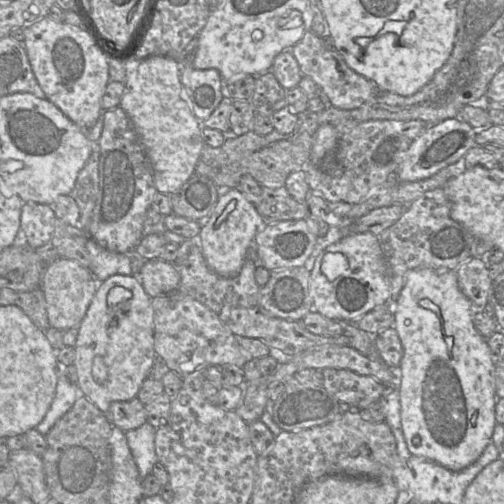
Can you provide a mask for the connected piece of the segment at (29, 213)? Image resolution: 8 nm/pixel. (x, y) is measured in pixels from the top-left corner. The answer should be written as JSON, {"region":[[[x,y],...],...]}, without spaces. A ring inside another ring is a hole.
{"region":[[[35,202],[23,203],[20,228],[24,231],[27,244],[31,248],[36,249],[51,242],[55,221],[55,213],[49,205]]]}

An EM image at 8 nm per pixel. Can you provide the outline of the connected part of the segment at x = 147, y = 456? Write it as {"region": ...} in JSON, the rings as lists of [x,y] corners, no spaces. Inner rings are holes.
{"region":[[[145,422],[139,428],[125,432],[141,479],[152,474],[153,466],[158,461],[155,450],[156,430],[153,425]]]}

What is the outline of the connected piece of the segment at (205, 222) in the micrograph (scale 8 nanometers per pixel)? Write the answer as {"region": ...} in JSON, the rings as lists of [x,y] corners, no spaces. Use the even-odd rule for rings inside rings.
{"region":[[[231,188],[219,197],[211,214],[198,222],[201,225],[201,251],[208,267],[220,276],[237,275],[246,259],[247,248],[256,236],[257,227],[261,222],[256,207],[238,189]]]}

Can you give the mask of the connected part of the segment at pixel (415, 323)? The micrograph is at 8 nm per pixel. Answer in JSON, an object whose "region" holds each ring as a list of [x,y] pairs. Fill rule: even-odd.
{"region":[[[417,268],[407,272],[404,285],[397,299],[397,310],[394,314],[394,329],[403,347],[403,357],[398,368],[398,388],[400,393],[400,417],[403,435],[410,453],[419,458],[427,458],[452,471],[460,471],[474,463],[483,453],[487,445],[492,441],[492,435],[496,426],[495,406],[495,364],[492,360],[492,352],[484,338],[474,327],[472,321],[472,303],[461,292],[455,270],[448,268]],[[414,436],[420,437],[419,446],[412,442]]]}

